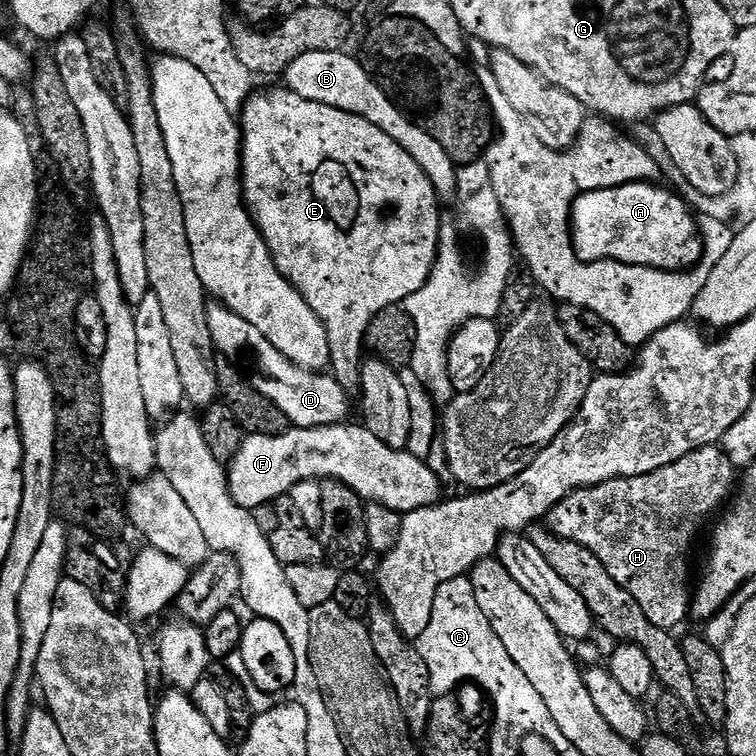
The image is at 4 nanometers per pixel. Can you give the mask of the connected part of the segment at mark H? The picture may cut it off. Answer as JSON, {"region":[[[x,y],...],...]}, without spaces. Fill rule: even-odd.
{"region":[[[709,446],[706,448],[699,448],[694,450],[690,454],[686,454],[686,458],[678,458],[678,462],[674,462],[670,466],[662,466],[662,470],[654,470],[650,474],[645,476],[635,476],[634,478],[618,478],[617,480],[611,480],[610,482],[602,482],[601,484],[595,484],[589,488],[579,488],[577,492],[572,492],[566,498],[562,498],[562,502],[558,502],[558,506],[554,506],[547,514],[546,524],[547,527],[556,535],[566,538],[570,542],[578,542],[578,546],[586,546],[586,550],[590,550],[596,557],[602,562],[602,566],[606,566],[606,570],[610,574],[610,578],[614,578],[614,582],[618,582],[618,586],[622,586],[622,590],[626,590],[633,598],[634,602],[638,602],[638,606],[642,606],[642,614],[646,614],[646,618],[650,622],[654,622],[654,626],[659,628],[667,628],[669,630],[676,630],[676,627],[683,622],[684,619],[689,619],[690,616],[690,605],[692,603],[692,592],[690,591],[690,584],[688,588],[688,555],[692,552],[692,543],[696,540],[696,535],[700,532],[700,527],[704,524],[704,519],[719,506],[720,503],[727,501],[729,497],[733,495],[734,492],[734,480],[732,484],[732,471],[734,471],[734,465],[731,460],[728,459],[723,447],[720,446]]]}

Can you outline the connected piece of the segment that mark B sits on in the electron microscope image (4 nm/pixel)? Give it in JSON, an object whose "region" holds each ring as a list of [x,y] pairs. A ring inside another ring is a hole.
{"region":[[[344,50],[311,52],[302,54],[302,58],[294,58],[294,62],[290,62],[288,69],[282,73],[283,87],[310,102],[322,102],[326,106],[334,106],[338,110],[346,110],[353,112],[356,116],[366,118],[374,126],[378,126],[378,130],[390,134],[390,138],[394,138],[394,142],[398,142],[398,146],[402,146],[402,150],[406,150],[406,154],[410,154],[410,158],[414,158],[414,162],[422,166],[437,196],[451,197],[456,190],[457,165],[444,153],[442,146],[438,146],[438,142],[434,142],[434,138],[426,134],[426,130],[412,123],[393,104],[392,99],[368,77],[368,72],[359,59],[355,55],[347,56],[346,53],[347,51]]]}

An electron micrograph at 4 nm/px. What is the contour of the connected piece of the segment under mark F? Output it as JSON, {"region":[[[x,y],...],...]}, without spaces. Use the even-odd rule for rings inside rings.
{"region":[[[345,422],[331,424],[330,426],[318,426],[317,428],[289,427],[287,432],[277,436],[245,435],[240,441],[240,449],[232,462],[227,465],[228,492],[232,495],[238,506],[249,510],[255,510],[271,505],[280,496],[287,496],[296,483],[303,480],[337,480],[350,490],[359,494],[360,499],[373,504],[381,504],[398,513],[413,512],[419,508],[425,508],[431,504],[439,504],[440,484],[437,473],[428,467],[425,461],[411,455],[407,450],[397,450],[386,446],[370,430],[359,423]]]}

